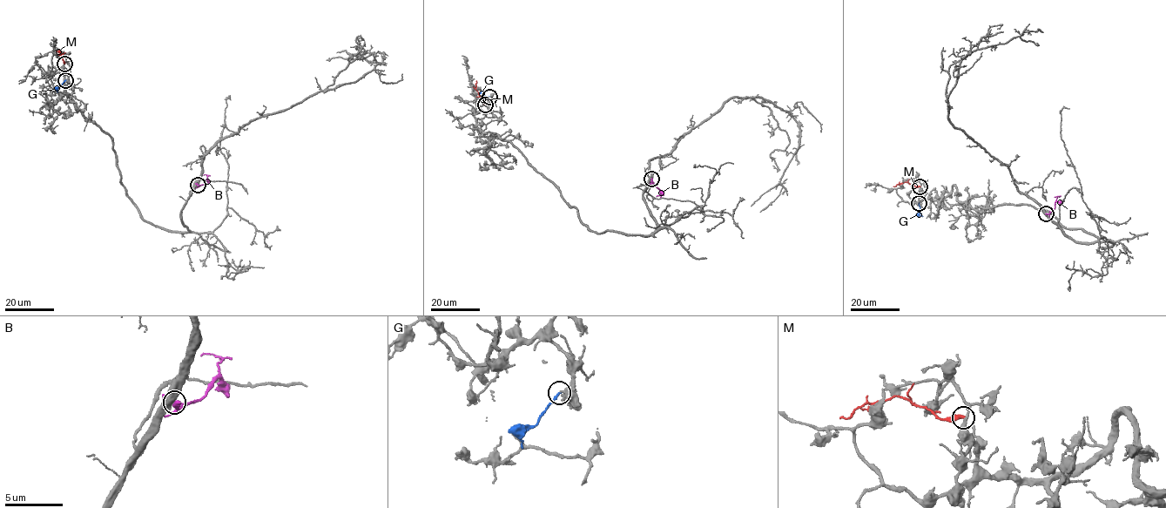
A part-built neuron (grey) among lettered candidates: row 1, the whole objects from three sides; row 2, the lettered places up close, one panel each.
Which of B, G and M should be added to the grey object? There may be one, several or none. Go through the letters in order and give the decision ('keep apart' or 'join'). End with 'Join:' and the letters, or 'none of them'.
B: keep apart
G: join
M: keep apart
Join: G

